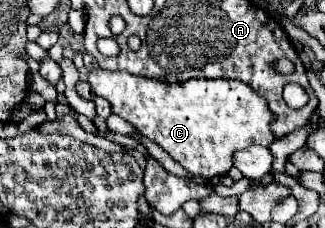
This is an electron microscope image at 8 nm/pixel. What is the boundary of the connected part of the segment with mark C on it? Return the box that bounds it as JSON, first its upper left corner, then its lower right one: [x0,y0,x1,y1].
[88,67,276,178]

